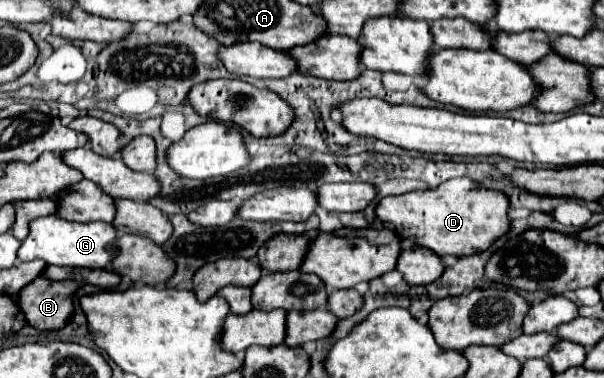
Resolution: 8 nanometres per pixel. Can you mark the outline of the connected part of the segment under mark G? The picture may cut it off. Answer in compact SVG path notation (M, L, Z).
M54 214L42 216L30 222L28 236L18 250L18 262L44 260L48 266L72 266L72 268L110 268L112 254L106 252L108 244L116 244L116 230L108 222L68 222Z

